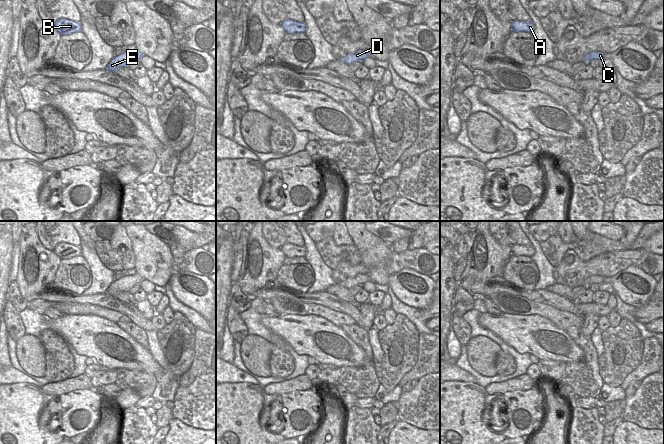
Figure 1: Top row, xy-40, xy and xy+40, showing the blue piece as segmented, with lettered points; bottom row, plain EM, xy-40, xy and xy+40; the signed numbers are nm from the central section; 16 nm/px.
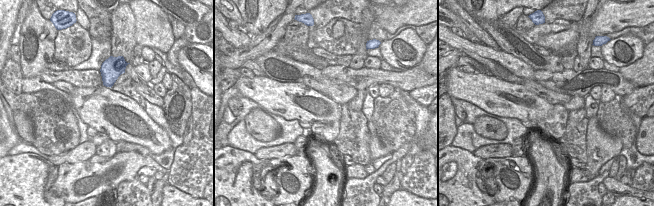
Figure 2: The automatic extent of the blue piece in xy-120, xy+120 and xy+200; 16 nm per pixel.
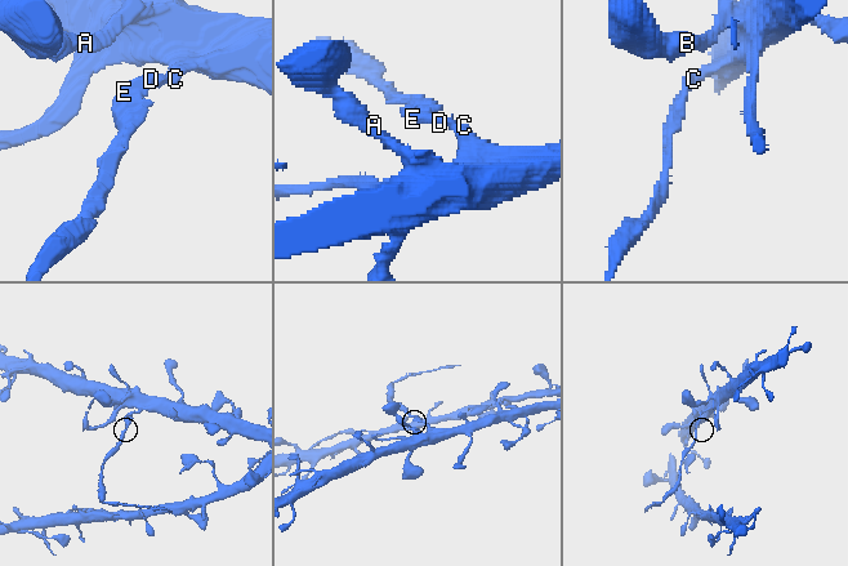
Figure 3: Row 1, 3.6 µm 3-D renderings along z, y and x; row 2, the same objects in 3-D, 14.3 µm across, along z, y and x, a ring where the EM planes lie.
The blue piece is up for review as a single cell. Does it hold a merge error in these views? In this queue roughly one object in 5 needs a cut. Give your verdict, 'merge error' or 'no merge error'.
merge error

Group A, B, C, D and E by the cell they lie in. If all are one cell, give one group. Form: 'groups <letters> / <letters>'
groups A B C / D E

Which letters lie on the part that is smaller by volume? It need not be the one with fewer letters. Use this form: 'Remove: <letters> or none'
Remove: D, E.

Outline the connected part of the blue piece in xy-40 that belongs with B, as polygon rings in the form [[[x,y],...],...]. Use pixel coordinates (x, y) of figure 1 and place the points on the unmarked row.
[[[64,242],[58,243],[53,251],[60,257],[60,259],[70,259],[76,256],[80,256],[82,253],[80,246],[74,246]]]

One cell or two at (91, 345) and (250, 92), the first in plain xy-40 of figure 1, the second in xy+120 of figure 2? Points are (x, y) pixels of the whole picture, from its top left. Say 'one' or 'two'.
one

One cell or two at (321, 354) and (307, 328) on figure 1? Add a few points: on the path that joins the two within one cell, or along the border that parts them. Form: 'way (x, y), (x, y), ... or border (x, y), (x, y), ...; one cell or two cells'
way (316, 347), (306, 334); one cell

